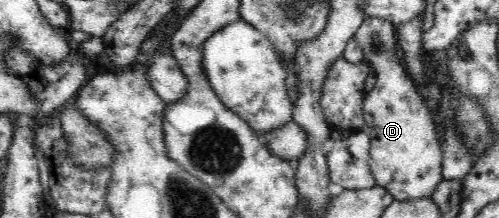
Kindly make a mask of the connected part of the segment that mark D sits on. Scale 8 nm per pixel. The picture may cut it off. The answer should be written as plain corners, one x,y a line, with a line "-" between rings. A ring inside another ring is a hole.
365,16
363,24
354,34
357,45
362,49
364,60
372,67
376,75
374,89
364,99
363,115
370,134
369,165
376,179
376,185
393,194
395,200
403,201
429,197
442,182
442,146
438,142
438,133
432,111
421,98
415,83
401,66
397,57
397,27
391,21

